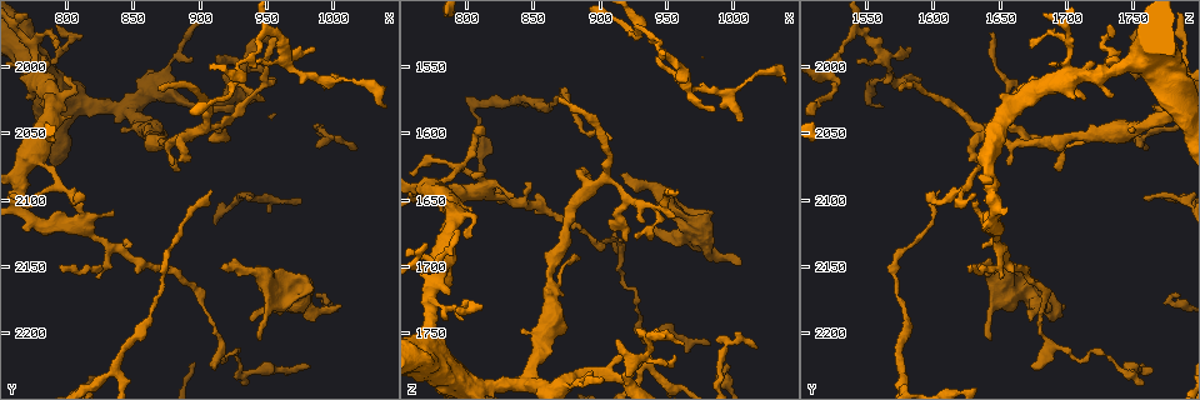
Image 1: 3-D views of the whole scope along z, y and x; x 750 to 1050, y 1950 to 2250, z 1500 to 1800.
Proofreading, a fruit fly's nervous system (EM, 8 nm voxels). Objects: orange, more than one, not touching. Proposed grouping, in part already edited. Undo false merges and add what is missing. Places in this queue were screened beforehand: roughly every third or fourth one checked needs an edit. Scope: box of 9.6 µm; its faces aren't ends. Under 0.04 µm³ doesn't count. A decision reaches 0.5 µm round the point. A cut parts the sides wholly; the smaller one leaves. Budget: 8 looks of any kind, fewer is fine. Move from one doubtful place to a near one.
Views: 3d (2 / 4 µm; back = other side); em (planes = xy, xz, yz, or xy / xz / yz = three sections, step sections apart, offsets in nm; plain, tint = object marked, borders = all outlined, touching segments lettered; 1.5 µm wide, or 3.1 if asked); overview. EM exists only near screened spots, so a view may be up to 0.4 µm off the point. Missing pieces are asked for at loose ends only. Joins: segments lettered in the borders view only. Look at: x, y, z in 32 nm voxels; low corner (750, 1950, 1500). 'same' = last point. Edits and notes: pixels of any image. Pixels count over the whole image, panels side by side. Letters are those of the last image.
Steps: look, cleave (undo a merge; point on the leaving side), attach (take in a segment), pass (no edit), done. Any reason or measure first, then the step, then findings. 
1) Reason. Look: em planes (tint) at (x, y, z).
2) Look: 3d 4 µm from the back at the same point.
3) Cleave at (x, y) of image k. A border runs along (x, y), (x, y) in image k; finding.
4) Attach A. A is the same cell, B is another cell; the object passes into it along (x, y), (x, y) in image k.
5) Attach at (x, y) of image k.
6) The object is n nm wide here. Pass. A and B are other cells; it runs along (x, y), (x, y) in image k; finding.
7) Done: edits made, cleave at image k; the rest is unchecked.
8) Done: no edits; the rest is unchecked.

Branch stops here. Look: em planes (borders) at (1006, 2178, 1696).

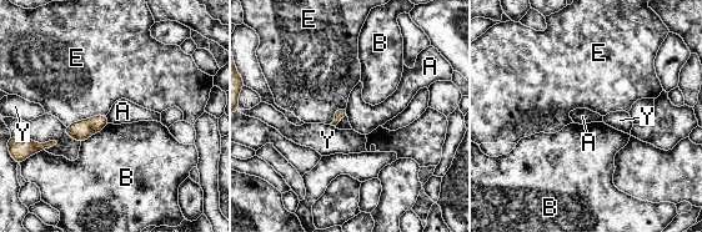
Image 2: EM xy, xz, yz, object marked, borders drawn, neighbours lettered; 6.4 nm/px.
The longest contact is with E, 280 nm. Pass. A, B, E and Y are other cells; a border runs along (105, 115), (109, 122) in image 2; none of them fits.

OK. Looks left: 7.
Look: 3d 2 µm at (982, 2222, 1758).

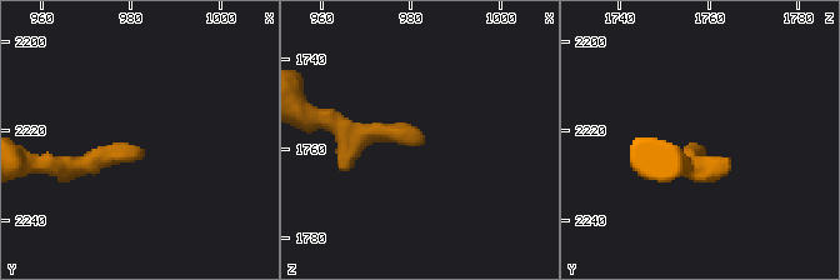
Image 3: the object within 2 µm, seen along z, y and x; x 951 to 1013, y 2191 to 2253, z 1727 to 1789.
Now the EM. Look: em planes (borders) at (982, 2224, 1759).

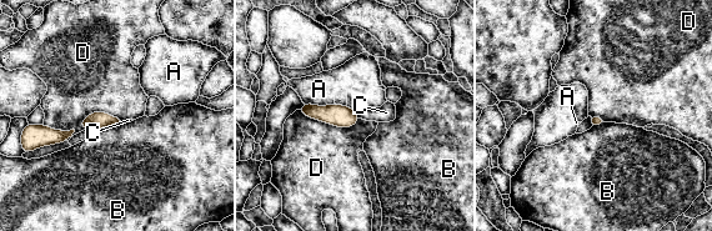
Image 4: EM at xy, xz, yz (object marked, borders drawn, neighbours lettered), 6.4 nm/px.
Pass. A, B, C and D are other cells; a border runs along (299, 109), (341, 127), (359, 120) in image 4; none of them fits.

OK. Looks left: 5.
Branch stops here. Look: 3d 4 µm from the back at (990, 2014, 1582).

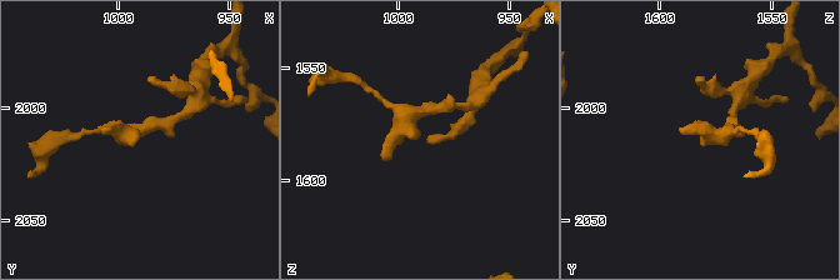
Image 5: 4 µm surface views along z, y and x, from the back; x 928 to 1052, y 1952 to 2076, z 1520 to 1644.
Look: em planes (borders) at (991, 2014, 1581).

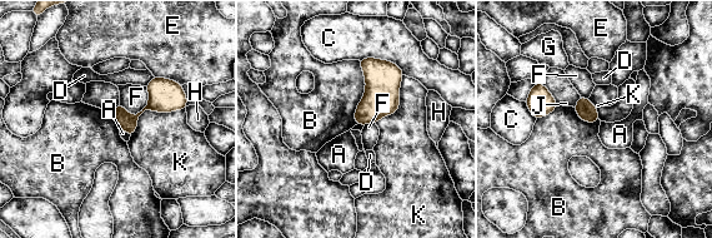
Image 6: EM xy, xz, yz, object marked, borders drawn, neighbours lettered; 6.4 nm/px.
Pass. A, B, C, D, E, F, G, H, J and K are other cells; a border runs along (359, 60), (365, 93), (355, 124) in image 6; none of them fits.

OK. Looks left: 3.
Done: no edits; the rest is unchecked.

